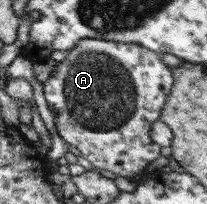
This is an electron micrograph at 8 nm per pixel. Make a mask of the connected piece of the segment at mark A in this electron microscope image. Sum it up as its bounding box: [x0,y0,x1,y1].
[42,38,171,178]

